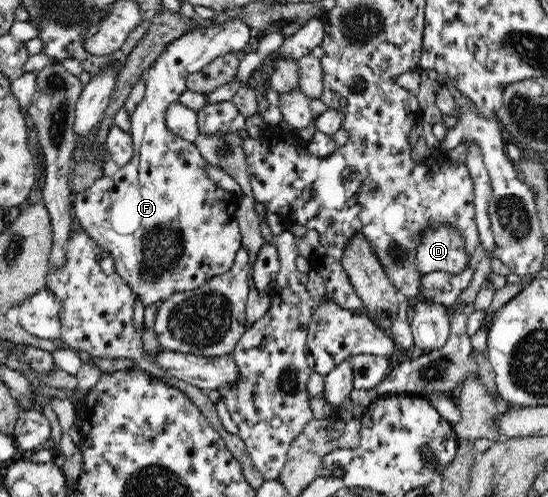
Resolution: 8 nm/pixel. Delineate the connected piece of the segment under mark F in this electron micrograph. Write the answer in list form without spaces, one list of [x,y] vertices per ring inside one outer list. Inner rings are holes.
[[[230,20],[221,25],[208,27],[200,30],[188,31],[186,34],[173,38],[164,48],[163,51],[158,54],[156,60],[151,64],[151,67],[147,69],[144,74],[145,92],[142,100],[136,104],[134,110],[130,113],[130,130],[131,138],[133,141],[133,156],[132,162],[128,162],[126,166],[122,166],[111,176],[102,176],[88,190],[76,194],[76,201],[73,202],[74,212],[78,218],[78,224],[96,244],[103,250],[104,254],[107,254],[114,261],[115,273],[124,281],[128,283],[131,292],[134,293],[135,300],[141,302],[142,306],[146,309],[148,306],[158,305],[168,298],[172,298],[174,294],[180,294],[182,292],[188,292],[188,290],[196,290],[200,286],[204,286],[210,278],[214,278],[219,274],[224,274],[230,270],[233,265],[234,257],[239,246],[242,245],[242,235],[240,232],[237,212],[239,208],[239,199],[226,189],[220,188],[219,184],[210,177],[208,169],[206,169],[206,159],[200,154],[198,147],[194,143],[186,142],[182,138],[179,138],[175,134],[172,134],[167,127],[168,110],[170,104],[179,100],[183,92],[188,90],[186,85],[186,78],[190,74],[202,70],[209,62],[212,62],[215,58],[218,58],[221,54],[229,52],[235,52],[239,54],[239,51],[246,46],[249,42],[254,42],[256,39],[256,33],[251,27],[242,24],[239,20]]]

